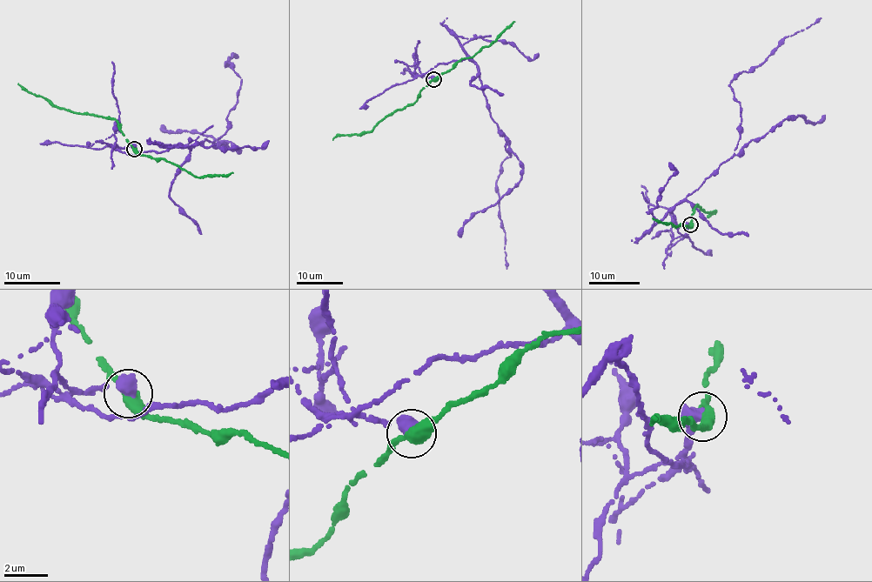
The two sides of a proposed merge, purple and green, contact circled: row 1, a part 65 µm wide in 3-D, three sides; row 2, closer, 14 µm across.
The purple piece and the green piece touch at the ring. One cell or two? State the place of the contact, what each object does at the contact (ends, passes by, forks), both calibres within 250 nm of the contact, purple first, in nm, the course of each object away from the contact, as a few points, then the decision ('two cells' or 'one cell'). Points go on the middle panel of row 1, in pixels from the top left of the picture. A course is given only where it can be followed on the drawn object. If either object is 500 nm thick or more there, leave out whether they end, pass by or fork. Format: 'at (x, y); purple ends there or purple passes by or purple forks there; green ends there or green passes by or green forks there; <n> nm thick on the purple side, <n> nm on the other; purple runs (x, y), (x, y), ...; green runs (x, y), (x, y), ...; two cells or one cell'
at (433, 79); 500 nm thick on the purple side, 400 nm on the other; purple runs (434, 80), (422, 76), (438, 64), (472, 60), (486, 106), (508, 140), (510, 157), (496, 181), (506, 268); green runs (434, 80), (424, 87), (414, 103), (387, 114), (370, 131), (342, 135), (332, 139); two cells

